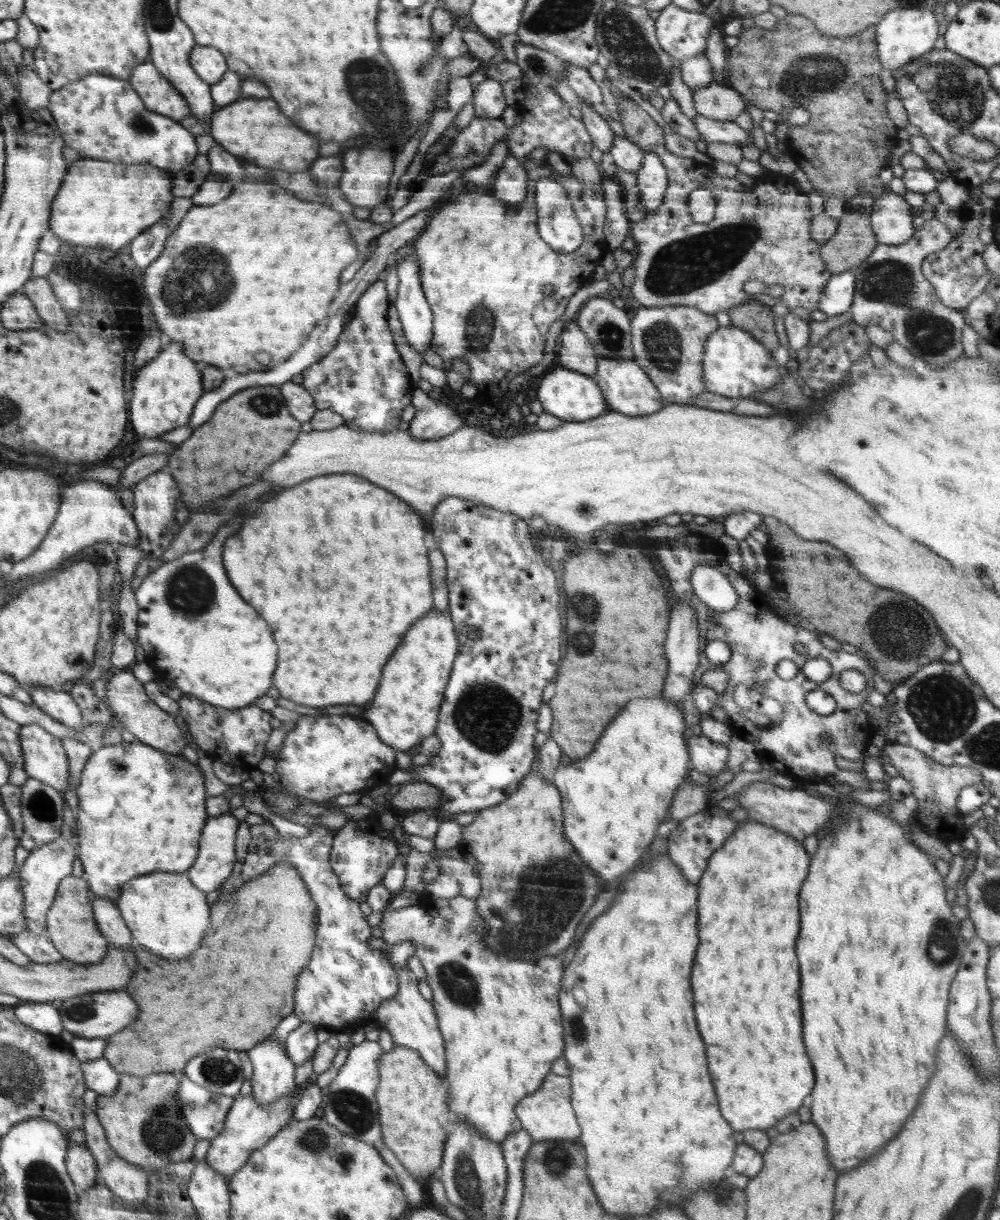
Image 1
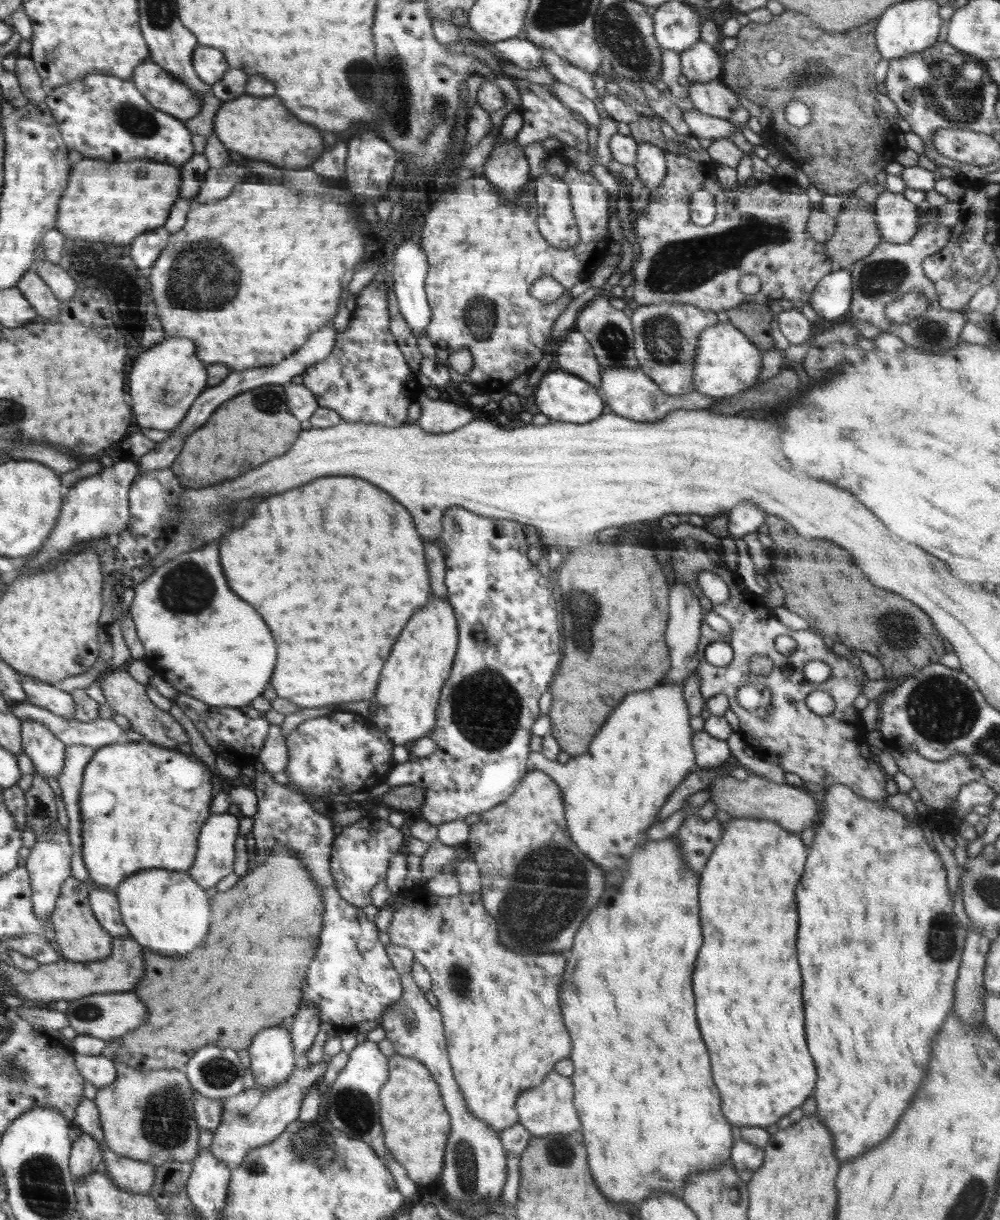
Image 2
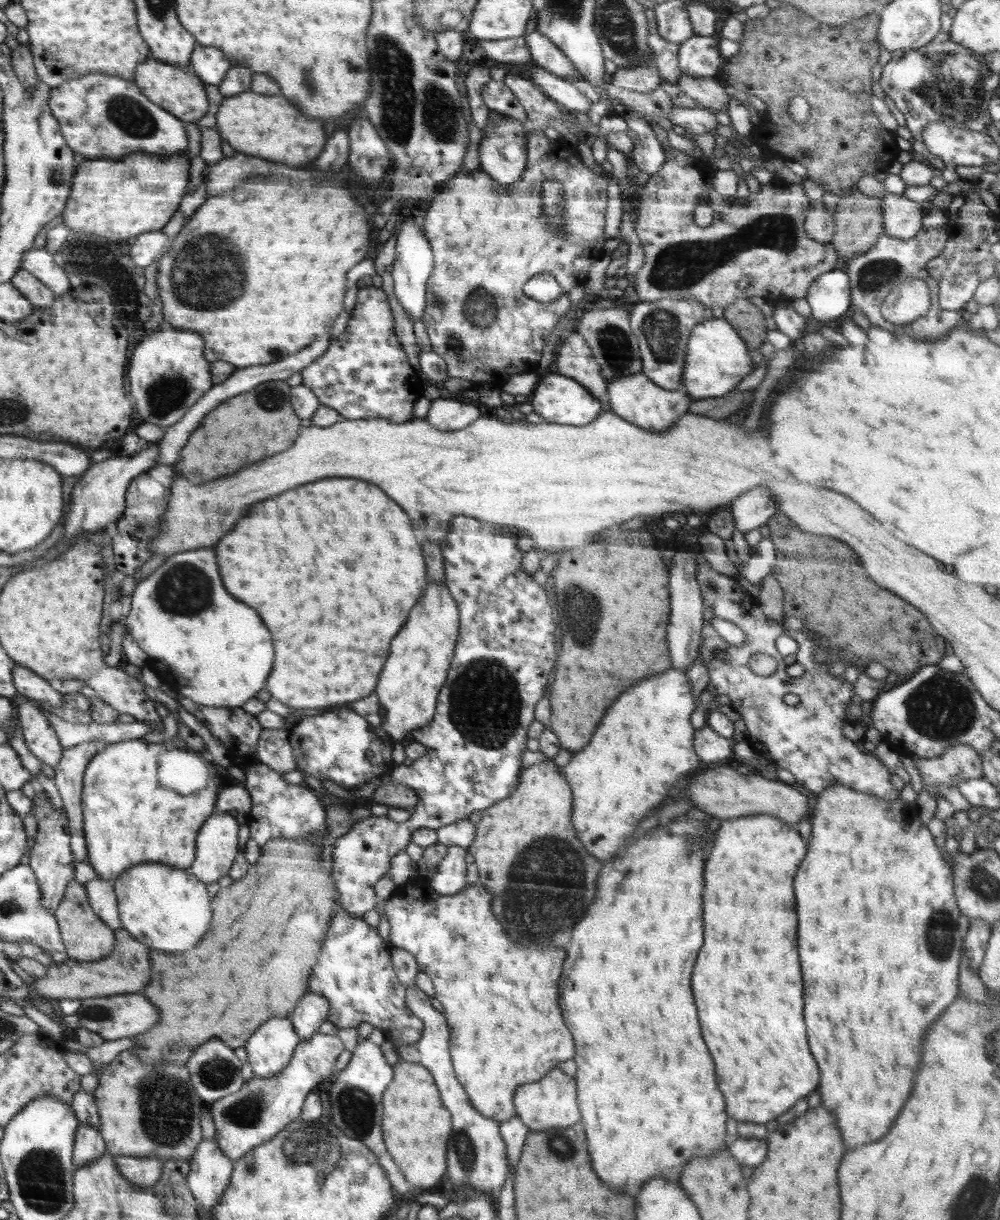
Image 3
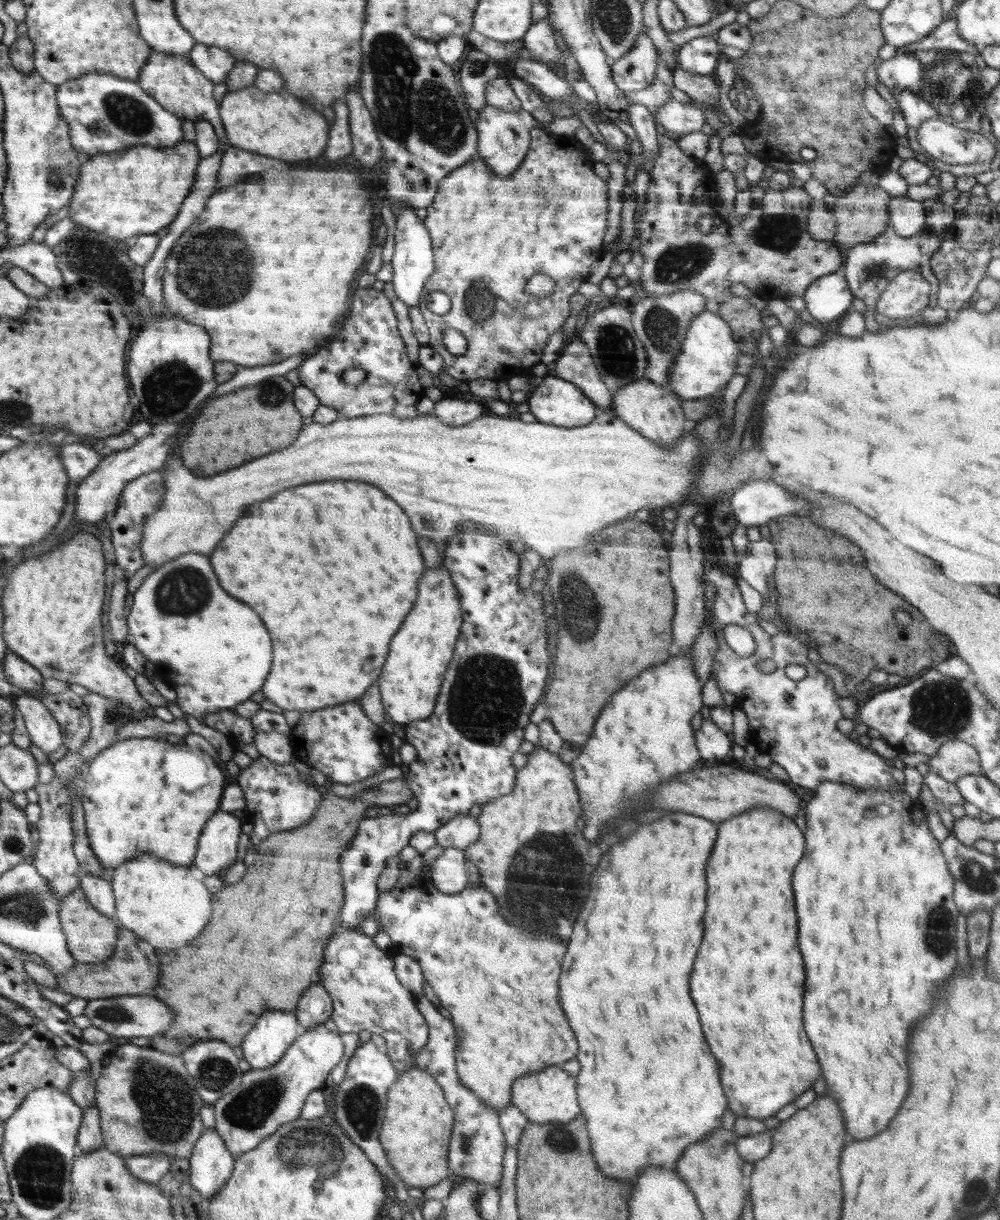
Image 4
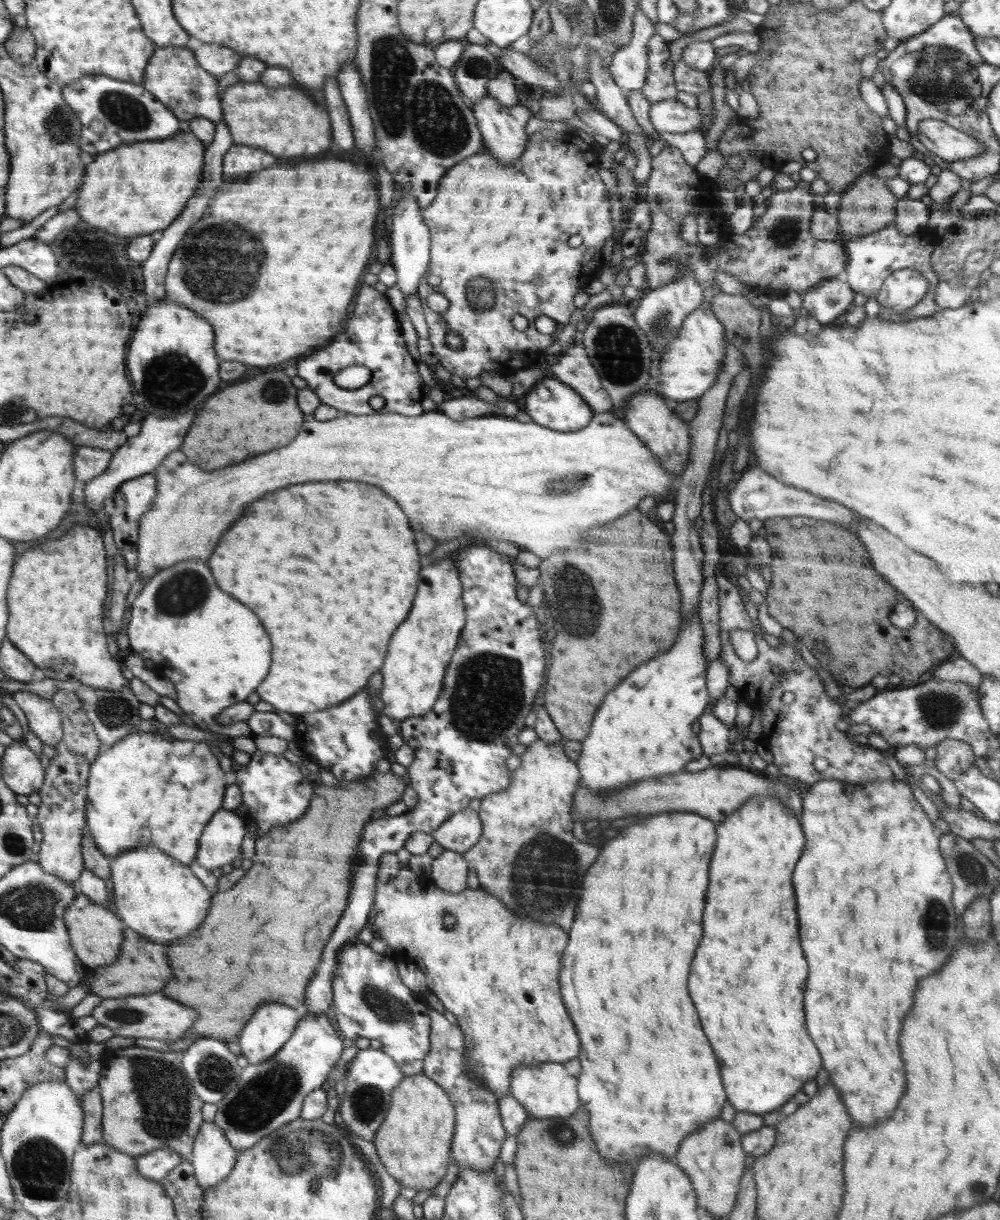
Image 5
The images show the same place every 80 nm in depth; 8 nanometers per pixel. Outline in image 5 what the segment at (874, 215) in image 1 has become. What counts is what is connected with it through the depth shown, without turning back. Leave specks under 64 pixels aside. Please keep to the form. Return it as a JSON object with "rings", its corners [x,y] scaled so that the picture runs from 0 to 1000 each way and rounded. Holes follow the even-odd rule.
{"rings":[[[902,162],[896,167],[896,177],[893,181],[900,192],[913,193],[929,180],[929,169],[921,164]]]}

